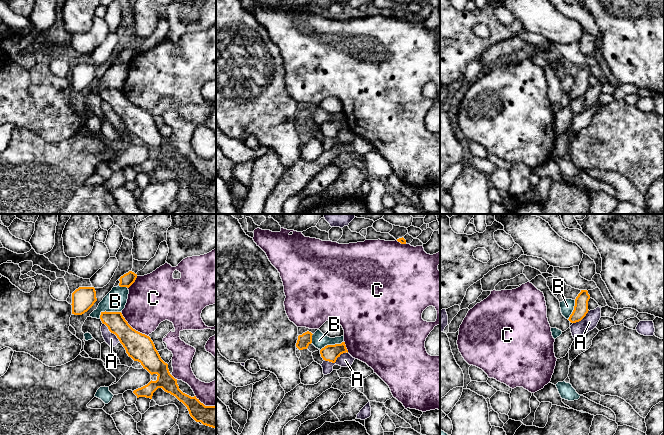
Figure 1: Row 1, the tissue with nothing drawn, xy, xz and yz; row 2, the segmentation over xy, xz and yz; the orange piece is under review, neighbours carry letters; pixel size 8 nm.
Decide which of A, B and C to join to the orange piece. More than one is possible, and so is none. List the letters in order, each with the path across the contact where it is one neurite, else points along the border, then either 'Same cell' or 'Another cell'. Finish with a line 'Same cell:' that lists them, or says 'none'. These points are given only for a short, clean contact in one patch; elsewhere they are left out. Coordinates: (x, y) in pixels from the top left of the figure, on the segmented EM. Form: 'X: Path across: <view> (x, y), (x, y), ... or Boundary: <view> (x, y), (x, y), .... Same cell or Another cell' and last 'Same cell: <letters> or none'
A: Boundary: xz (347, 352), (343, 352), (334, 362), (324, 360). Another cell
B: Another cell
C: Another cell
Same cell: none

